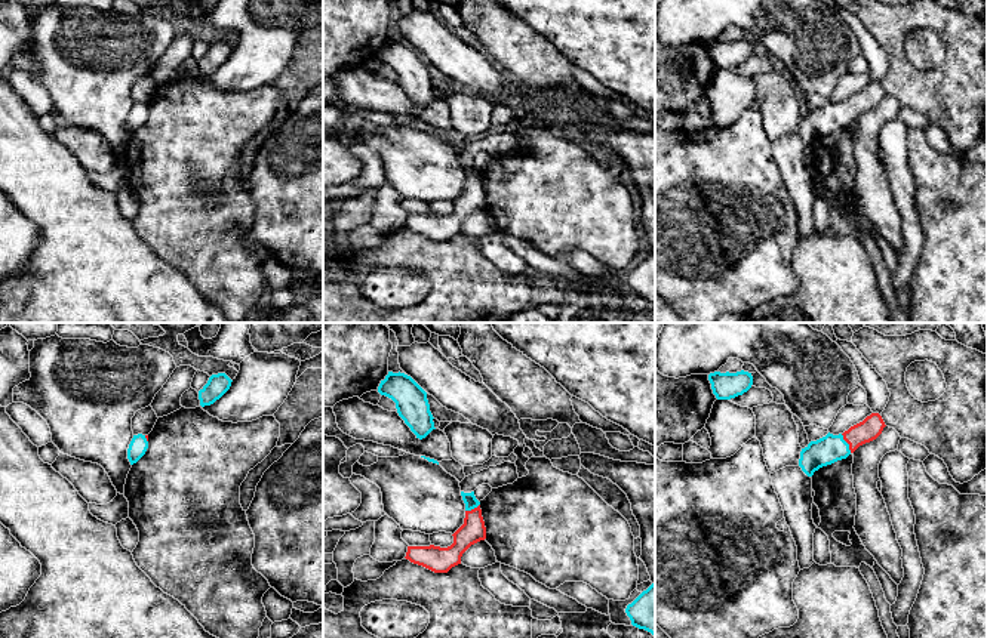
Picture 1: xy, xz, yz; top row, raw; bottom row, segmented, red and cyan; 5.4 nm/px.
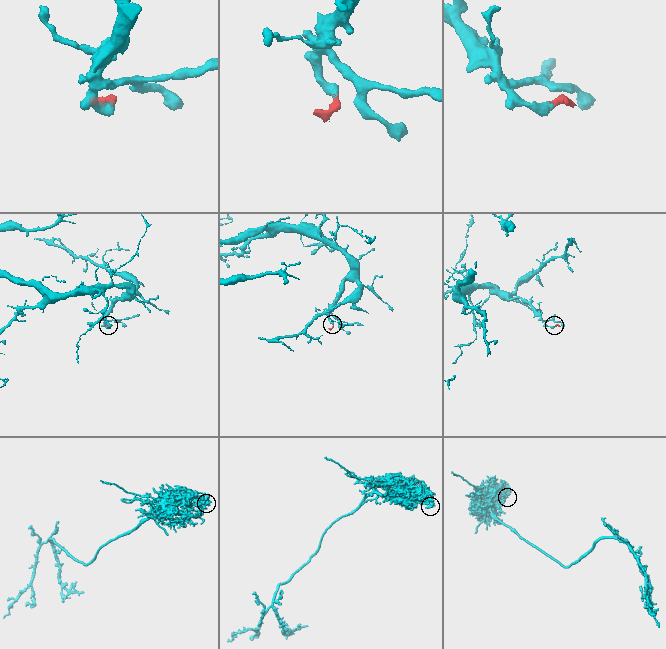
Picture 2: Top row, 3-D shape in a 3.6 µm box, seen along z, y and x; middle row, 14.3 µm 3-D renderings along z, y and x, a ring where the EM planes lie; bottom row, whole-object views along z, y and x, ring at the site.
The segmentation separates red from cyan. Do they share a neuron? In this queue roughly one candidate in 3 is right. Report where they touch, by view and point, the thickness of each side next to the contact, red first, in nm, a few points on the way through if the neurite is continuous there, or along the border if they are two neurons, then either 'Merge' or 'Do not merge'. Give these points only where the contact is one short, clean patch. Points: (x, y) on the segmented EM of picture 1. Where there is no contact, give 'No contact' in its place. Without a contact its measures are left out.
Touches red at yz (846, 441). Thickness 120 nm (red) against 150 nm. Path across: yz (870, 428), (846, 441), (839, 447), (829, 449). Merge

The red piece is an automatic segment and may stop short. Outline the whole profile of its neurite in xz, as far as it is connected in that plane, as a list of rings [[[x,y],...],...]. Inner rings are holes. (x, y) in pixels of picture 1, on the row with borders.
[[[461,491],[465,503],[464,524],[452,534],[453,543],[448,548],[440,546],[408,546],[406,560],[422,565],[434,573],[448,573],[461,564],[462,554],[474,543],[486,539],[486,527],[482,517],[480,502],[474,491]]]

